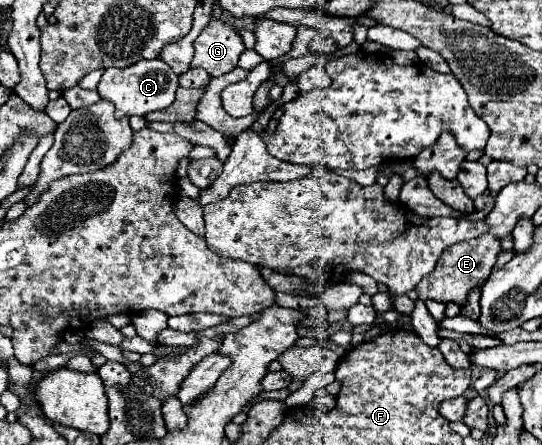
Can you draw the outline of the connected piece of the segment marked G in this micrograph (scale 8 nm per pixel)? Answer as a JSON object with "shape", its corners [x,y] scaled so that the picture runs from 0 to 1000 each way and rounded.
{"shape":[[[391,45],[373,72],[369,81],[358,90],[358,135],[354,148],[369,148],[376,153],[387,171],[410,171],[417,162],[424,162],[428,153],[435,153],[439,144],[439,126],[454,112],[454,103],[446,99],[446,85],[435,76],[435,67],[424,54],[413,54],[406,45]]]}

